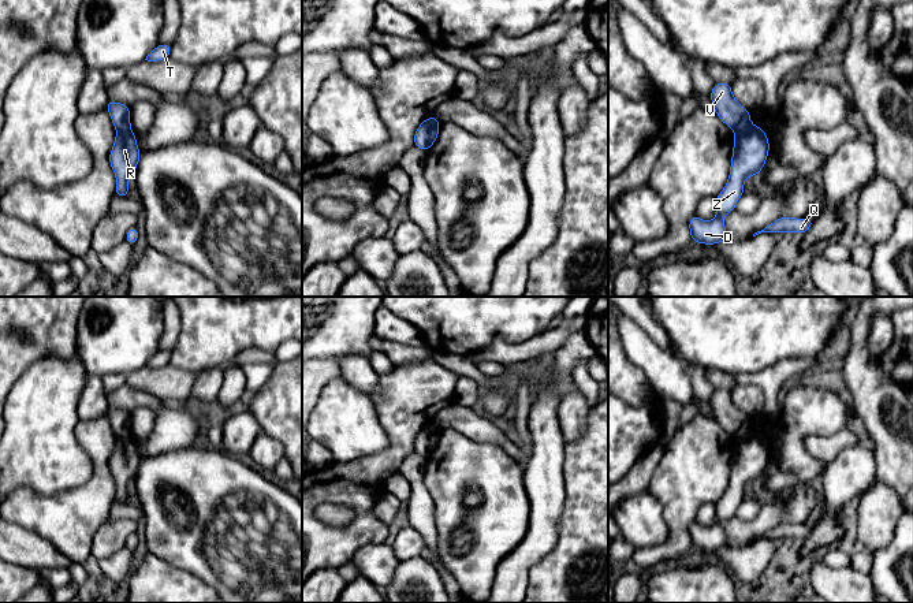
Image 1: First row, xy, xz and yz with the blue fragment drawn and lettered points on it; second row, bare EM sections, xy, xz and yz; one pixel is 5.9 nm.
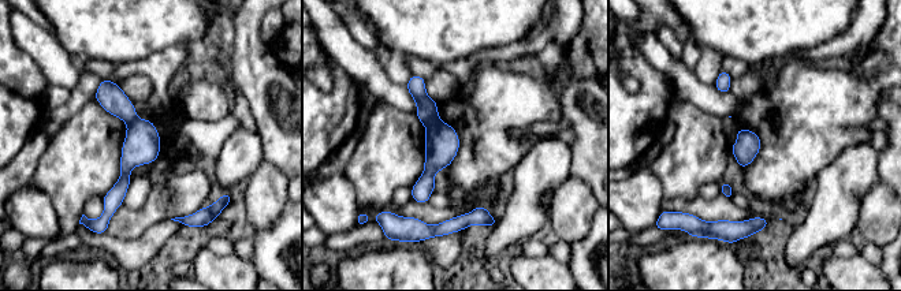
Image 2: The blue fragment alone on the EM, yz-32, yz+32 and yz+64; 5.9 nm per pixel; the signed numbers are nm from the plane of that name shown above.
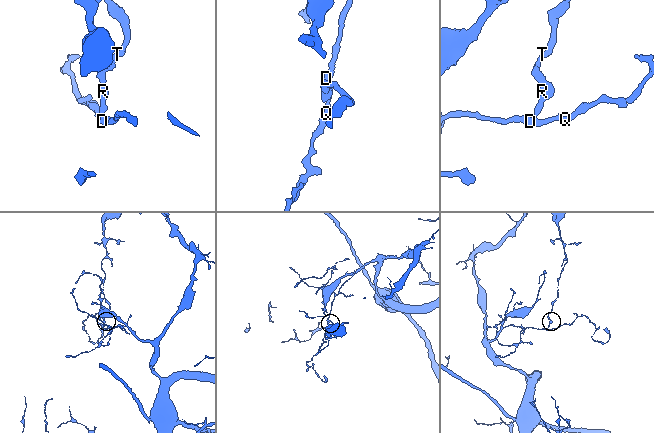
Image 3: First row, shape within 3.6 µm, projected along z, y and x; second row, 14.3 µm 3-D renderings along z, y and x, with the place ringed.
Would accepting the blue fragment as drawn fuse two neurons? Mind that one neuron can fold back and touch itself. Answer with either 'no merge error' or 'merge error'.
merge error

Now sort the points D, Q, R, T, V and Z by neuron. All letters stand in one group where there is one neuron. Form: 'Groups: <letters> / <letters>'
Groups: D Q R Z / T V

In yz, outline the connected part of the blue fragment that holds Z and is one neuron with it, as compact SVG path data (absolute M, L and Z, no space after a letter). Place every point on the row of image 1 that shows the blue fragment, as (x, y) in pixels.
M750 124L741 134L735 134L728 180L716 197L716 217L709 222L694 215L689 220L690 237L696 243L715 245L730 242L723 217L731 211L745 191L744 180L756 176L767 161L769 142L767 133Z

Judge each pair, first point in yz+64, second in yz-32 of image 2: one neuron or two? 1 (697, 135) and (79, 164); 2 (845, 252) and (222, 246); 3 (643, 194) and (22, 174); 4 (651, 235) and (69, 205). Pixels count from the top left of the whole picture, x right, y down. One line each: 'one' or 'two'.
1: one
2: one
3: two
4: one

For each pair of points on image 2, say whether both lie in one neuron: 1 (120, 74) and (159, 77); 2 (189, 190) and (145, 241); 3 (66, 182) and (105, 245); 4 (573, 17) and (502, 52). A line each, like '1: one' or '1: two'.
1: one
2: two
3: two
4: one

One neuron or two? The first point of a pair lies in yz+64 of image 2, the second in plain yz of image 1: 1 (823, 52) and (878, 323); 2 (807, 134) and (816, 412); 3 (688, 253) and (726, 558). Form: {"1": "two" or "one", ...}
{"1": "one", "2": "one", "3": "two"}

